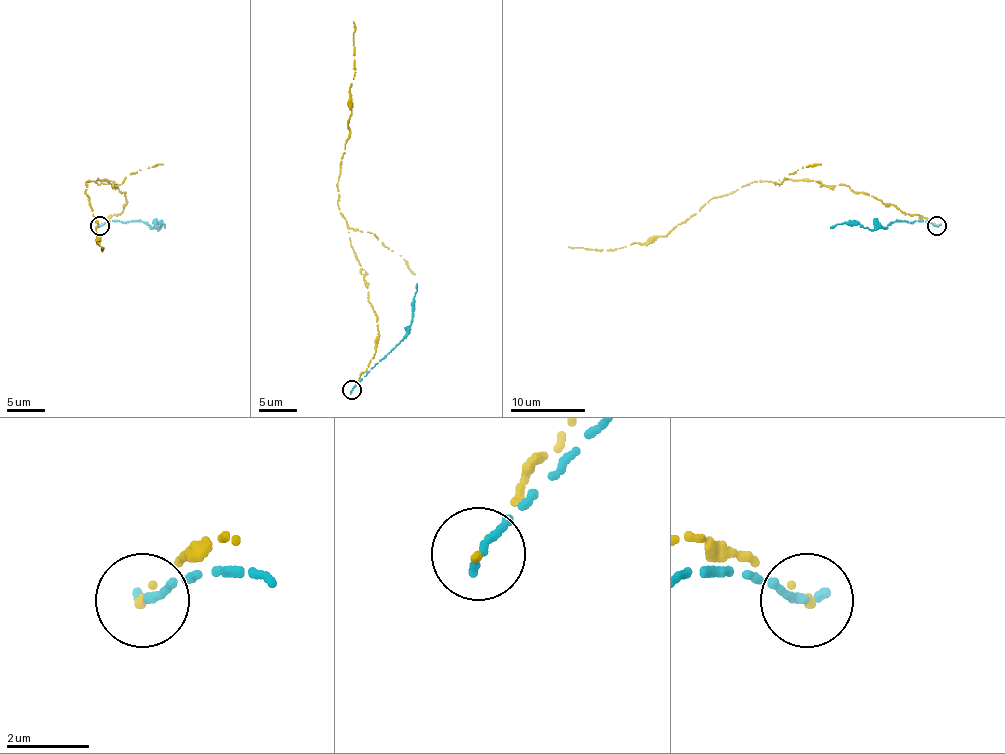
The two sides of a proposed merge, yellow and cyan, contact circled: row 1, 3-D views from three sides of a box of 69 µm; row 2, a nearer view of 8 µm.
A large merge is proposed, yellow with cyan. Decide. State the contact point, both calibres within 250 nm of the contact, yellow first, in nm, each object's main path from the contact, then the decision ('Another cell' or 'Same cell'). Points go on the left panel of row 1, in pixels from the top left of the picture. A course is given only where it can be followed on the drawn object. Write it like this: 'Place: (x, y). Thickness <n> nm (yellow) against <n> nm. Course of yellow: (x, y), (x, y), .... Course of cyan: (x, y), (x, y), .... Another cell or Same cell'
Place: (99, 226). Thickness 130 nm (yellow) against 220 nm. Course of yellow: (100, 226), (124, 209), (126, 196), (107, 179), (87, 181), (85, 193), (102, 247). Course of cyan: (100, 226), (109, 221), (141, 221), (158, 230), (161, 222), (165, 228). Another cell

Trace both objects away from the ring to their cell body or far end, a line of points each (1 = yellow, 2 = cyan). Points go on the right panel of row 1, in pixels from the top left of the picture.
1: (936, 226), (847, 185), (753, 181), (714, 196), (665, 236), (645, 243), (613, 250), (568, 247)
2: (936, 226), (925, 221), (895, 221), (873, 230), (843, 222), (830, 228)

